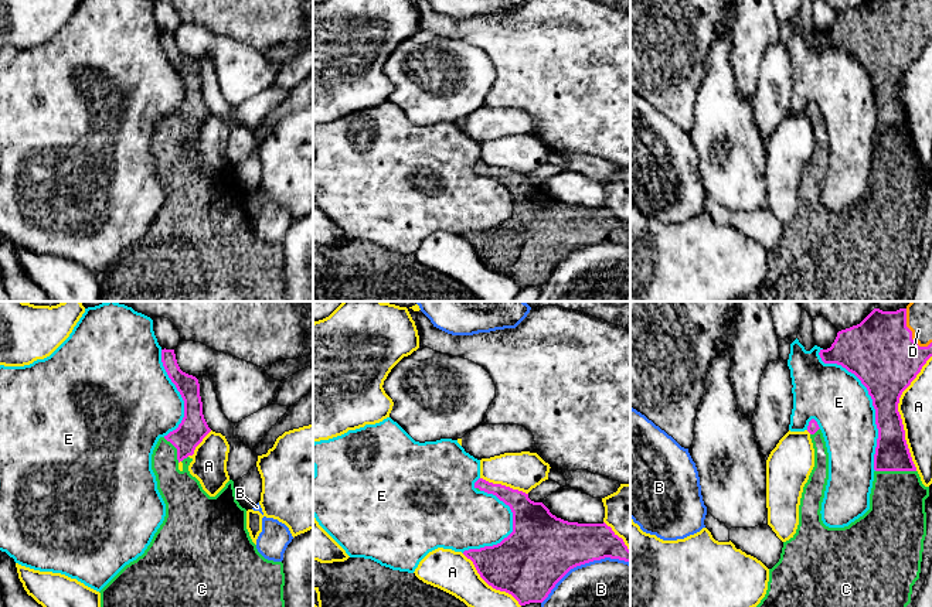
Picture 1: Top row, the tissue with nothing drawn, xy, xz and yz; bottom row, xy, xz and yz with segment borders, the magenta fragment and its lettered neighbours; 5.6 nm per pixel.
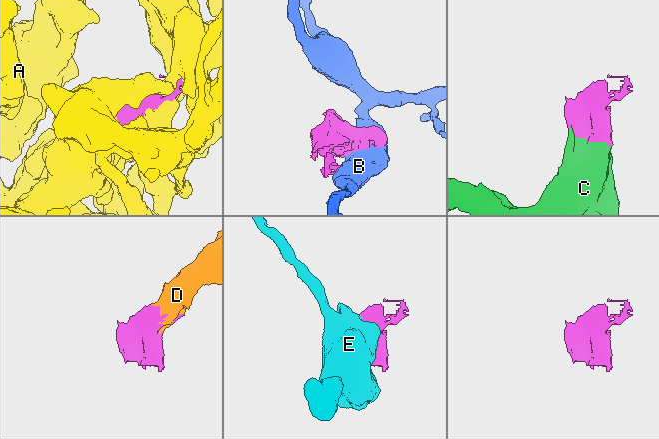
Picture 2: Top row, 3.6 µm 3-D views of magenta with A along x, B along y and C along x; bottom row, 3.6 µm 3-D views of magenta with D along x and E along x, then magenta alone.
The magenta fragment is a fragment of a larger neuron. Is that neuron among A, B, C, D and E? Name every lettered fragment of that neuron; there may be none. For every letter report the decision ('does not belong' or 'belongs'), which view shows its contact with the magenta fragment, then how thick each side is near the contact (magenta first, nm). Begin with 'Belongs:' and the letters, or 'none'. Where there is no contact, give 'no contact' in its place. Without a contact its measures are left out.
Belongs: C, D
A: does not belong; contact in yz; calibres 300 and 190 nm
B: does not belong; contact in xz; calibres 400 and 280 nm
C: belongs; contact in yz; calibres 190 and 320 nm
D: belongs; contact in yz; calibres 400 and 140 nm
E: does not belong; contact in yz; calibres 380 and 340 nm

